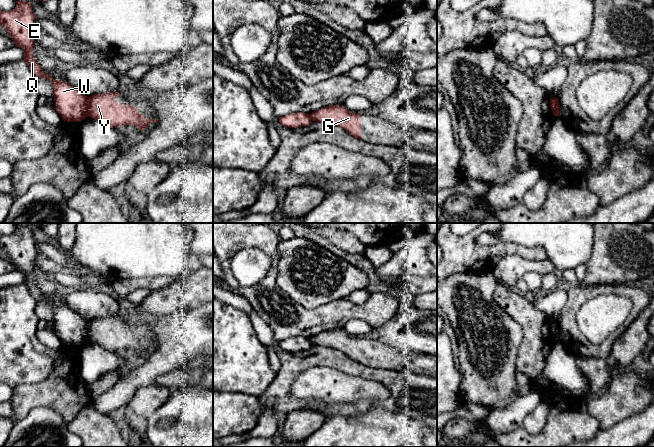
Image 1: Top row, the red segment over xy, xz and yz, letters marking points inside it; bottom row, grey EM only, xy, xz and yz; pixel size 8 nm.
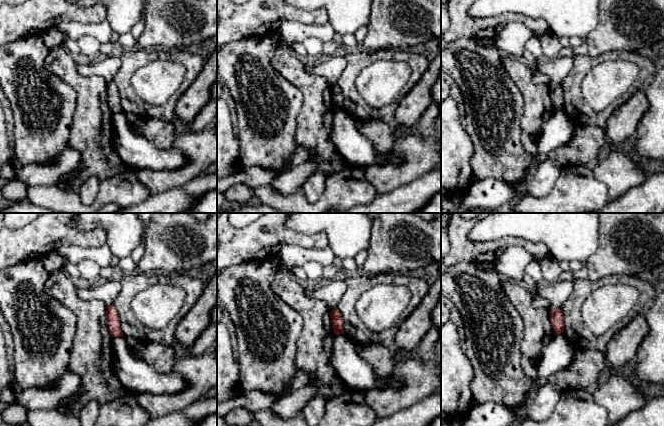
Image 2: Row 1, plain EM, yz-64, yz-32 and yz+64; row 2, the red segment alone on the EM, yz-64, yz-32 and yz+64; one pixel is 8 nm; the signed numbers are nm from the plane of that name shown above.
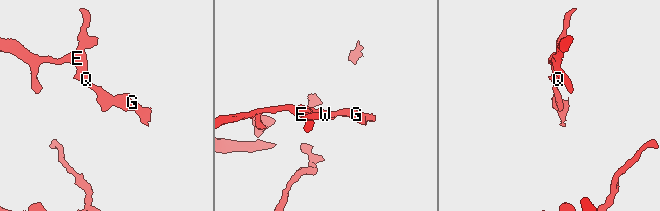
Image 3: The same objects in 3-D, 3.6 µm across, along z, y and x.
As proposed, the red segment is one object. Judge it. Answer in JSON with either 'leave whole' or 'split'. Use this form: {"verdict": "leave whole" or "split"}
{"verdict": "split"}

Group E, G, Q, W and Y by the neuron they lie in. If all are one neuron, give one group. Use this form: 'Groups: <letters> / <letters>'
Groups: E Q W / G Y

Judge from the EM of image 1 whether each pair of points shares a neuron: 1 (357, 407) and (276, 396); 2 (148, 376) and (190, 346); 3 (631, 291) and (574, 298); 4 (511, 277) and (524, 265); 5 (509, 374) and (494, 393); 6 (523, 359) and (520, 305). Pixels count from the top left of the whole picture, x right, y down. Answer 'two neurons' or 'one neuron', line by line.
1: one neuron
2: one neuron
3: one neuron
4: one neuron
5: one neuron
6: one neuron

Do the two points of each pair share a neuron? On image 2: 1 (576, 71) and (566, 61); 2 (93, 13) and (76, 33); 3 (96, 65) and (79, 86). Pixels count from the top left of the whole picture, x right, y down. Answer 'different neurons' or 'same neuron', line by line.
1: different neurons
2: different neurons
3: different neurons

